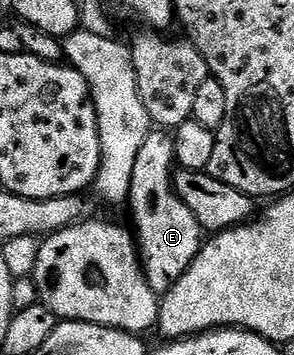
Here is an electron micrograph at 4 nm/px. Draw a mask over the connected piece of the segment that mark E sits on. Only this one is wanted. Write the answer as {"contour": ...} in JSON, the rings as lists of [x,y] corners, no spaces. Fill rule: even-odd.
{"contour":[[[153,131],[139,147],[139,156],[135,158],[135,172],[131,175],[131,191],[127,209],[133,212],[132,232],[135,234],[137,251],[141,254],[141,266],[145,278],[154,293],[168,293],[183,274],[193,266],[201,252],[203,230],[195,215],[179,199],[173,190],[175,172],[175,147],[168,132]]]}

